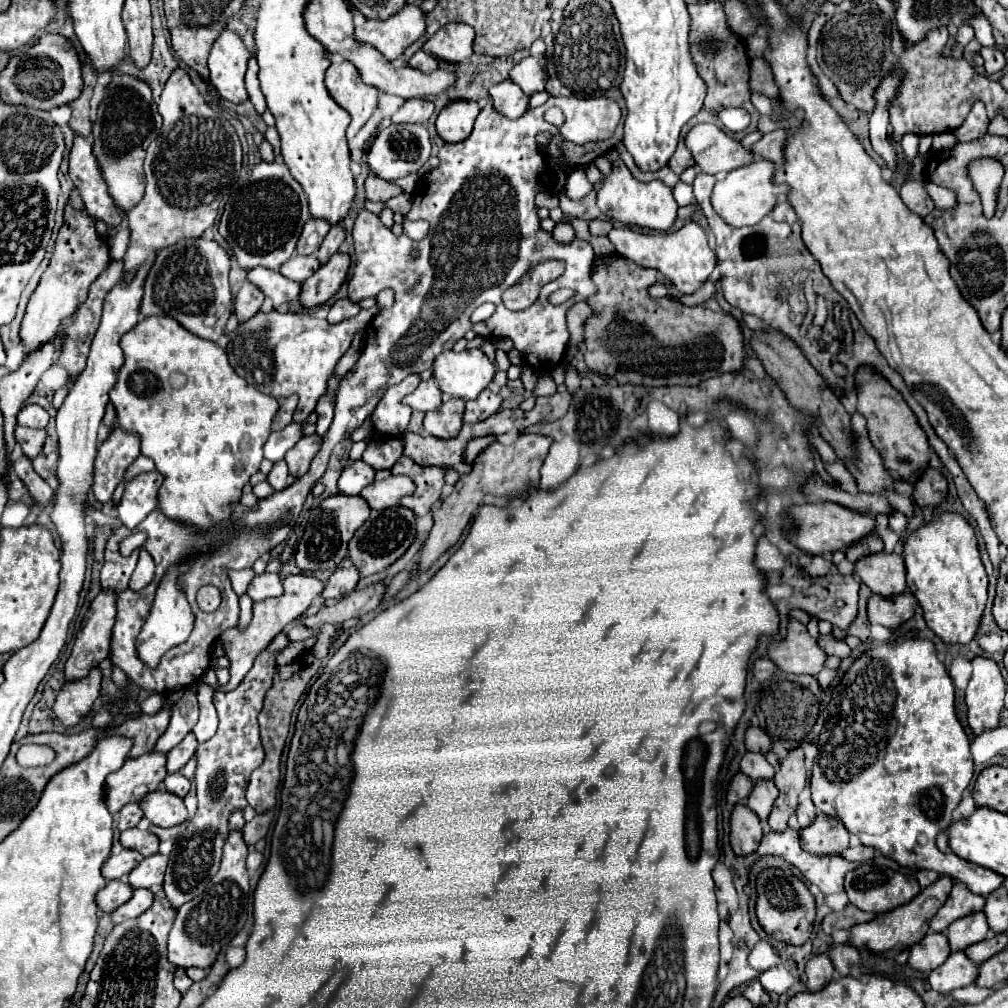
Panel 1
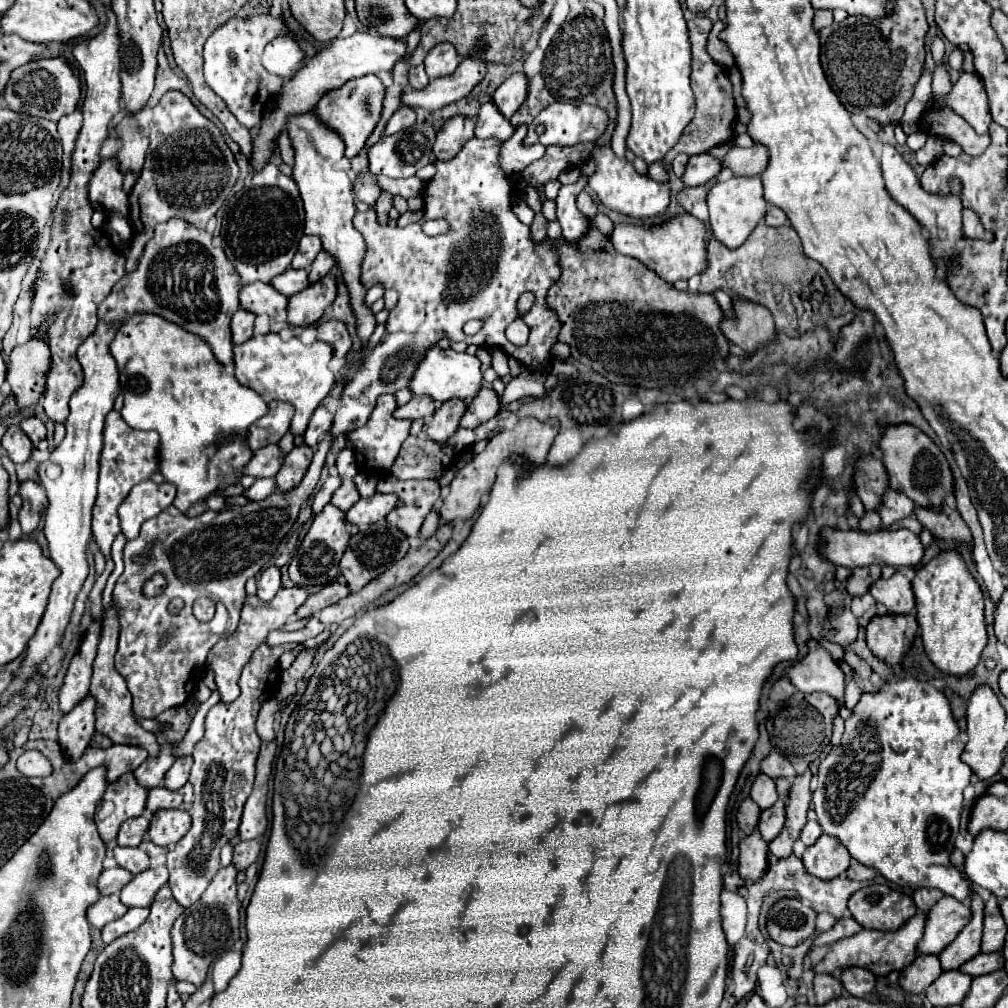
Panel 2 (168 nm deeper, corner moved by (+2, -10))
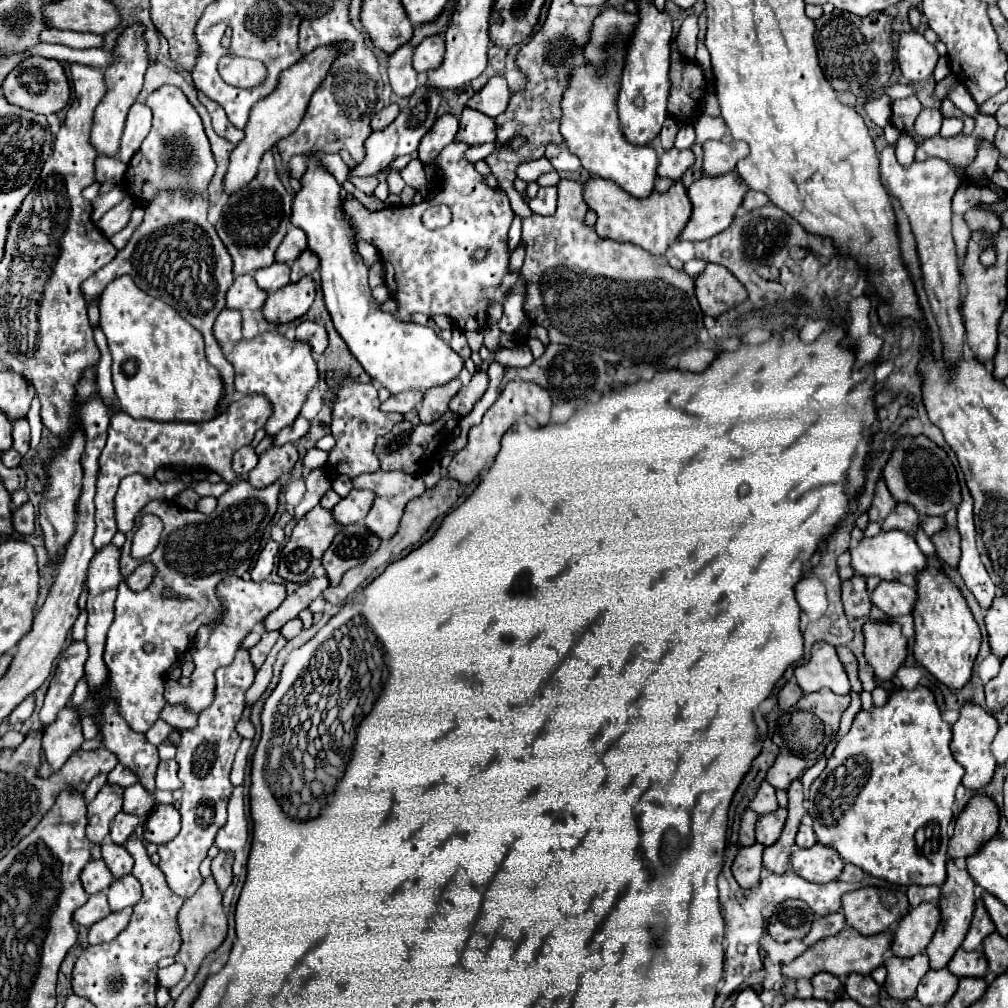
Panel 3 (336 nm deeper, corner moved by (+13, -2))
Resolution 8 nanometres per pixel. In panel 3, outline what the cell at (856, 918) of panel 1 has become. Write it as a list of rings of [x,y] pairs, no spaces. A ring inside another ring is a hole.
[[[842,912],[822,916],[822,918],[814,920],[812,930],[810,930],[808,936],[804,938],[804,944],[806,944],[806,946],[812,946],[812,944],[816,944],[816,942],[822,940],[822,938],[828,938],[828,936],[834,936],[834,934],[842,932],[844,928],[846,928],[846,918],[844,918]]]

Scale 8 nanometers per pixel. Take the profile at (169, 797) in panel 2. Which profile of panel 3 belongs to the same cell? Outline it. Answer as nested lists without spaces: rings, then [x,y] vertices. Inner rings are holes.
[[[132,784],[124,790],[124,812],[128,814],[136,814],[138,818],[146,818],[148,812],[154,806],[154,796],[148,794],[148,790],[144,790],[142,784]]]

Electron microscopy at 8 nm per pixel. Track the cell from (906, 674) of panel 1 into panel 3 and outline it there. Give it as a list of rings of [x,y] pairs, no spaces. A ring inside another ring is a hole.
[[[902,688],[892,692],[882,708],[860,710],[850,732],[838,740],[824,772],[810,786],[806,806],[814,820],[816,840],[824,846],[832,846],[844,862],[890,884],[942,886],[946,880],[946,830],[954,814],[954,792],[964,776],[964,768],[952,758],[950,740],[952,728],[942,720],[934,694],[928,688]]]

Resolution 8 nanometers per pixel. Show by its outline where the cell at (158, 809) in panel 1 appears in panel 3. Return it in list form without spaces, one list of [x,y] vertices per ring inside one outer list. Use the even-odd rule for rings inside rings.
[[[158,804],[144,826],[144,838],[152,844],[166,844],[180,832],[180,812],[170,804]]]

